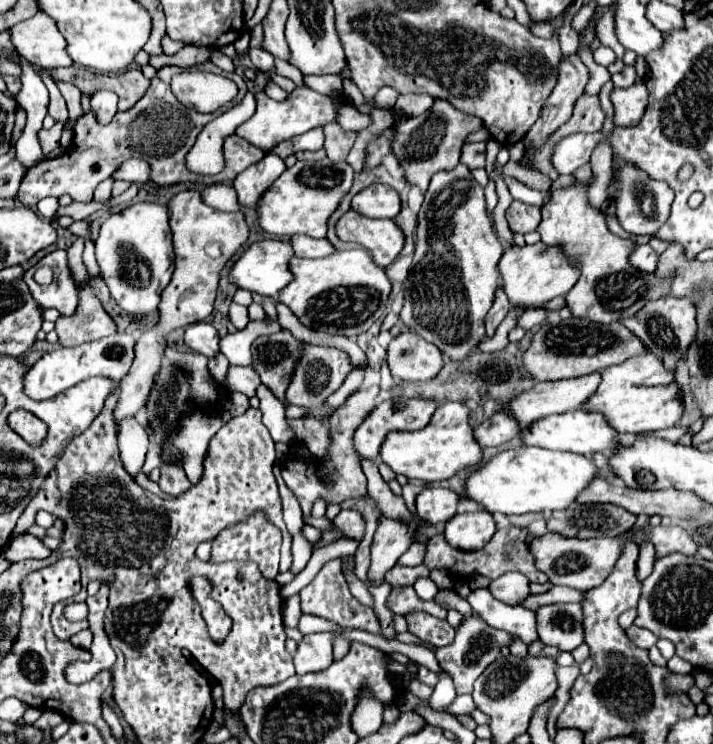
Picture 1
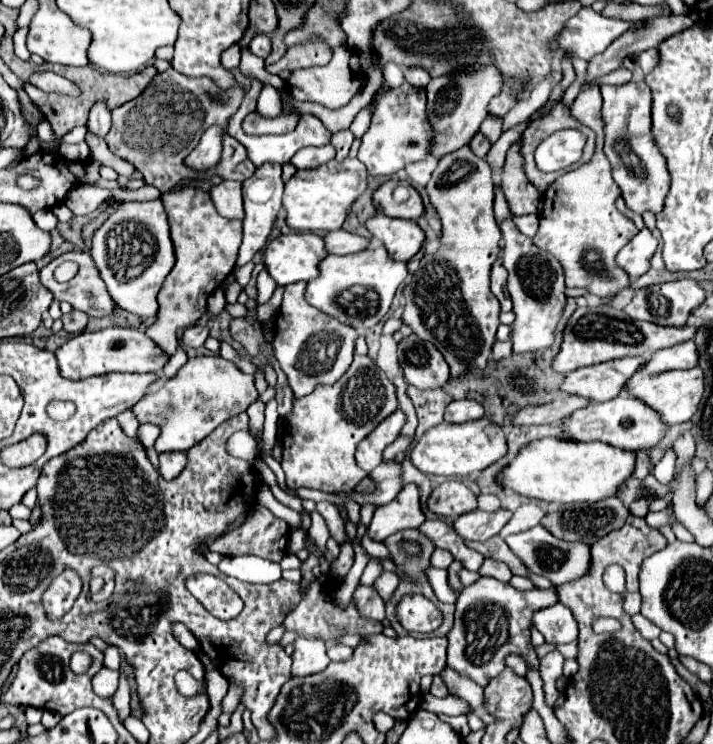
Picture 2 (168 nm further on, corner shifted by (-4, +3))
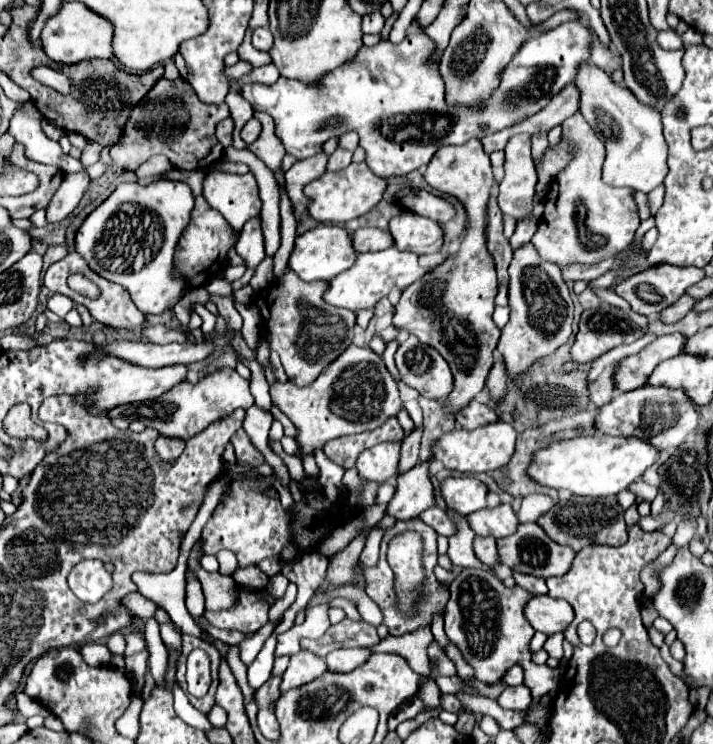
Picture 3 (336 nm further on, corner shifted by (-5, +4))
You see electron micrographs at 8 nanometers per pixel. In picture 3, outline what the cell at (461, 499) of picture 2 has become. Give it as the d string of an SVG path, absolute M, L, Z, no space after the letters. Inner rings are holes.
M447 478L441 486L443 498L449 508L457 510L459 514L467 516L471 512L477 512L487 506L487 486L477 478Z

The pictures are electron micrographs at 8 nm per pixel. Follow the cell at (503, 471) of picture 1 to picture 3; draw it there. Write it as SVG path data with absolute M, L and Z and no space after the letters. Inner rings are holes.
M579 436L573 440L555 442L543 450L539 450L533 458L533 466L529 466L529 476L545 486L557 488L557 490L571 490L577 496L613 496L629 484L633 484L637 478L643 476L643 472L659 462L659 450L641 440L641 438L625 438L625 436Z

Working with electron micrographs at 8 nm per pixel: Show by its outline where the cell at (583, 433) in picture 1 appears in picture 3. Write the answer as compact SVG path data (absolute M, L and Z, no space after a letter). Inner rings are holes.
M645 384L637 390L615 394L613 400L601 408L597 428L607 436L637 436L665 450L679 446L697 428L697 408L683 390Z

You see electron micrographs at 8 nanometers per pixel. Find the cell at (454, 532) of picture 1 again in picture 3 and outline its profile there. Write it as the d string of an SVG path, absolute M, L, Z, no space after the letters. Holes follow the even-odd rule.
M509 504L477 510L467 520L477 536L493 536L493 538L511 536L517 532L519 526L517 514Z

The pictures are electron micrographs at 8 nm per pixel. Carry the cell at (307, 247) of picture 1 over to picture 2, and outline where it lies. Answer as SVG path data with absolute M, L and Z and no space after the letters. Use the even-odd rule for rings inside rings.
M338 229L338 231L330 231L326 233L324 237L324 247L328 253L334 253L334 255L348 255L348 253L356 253L356 251L362 251L368 247L368 239L364 237L358 237L354 233L348 233L344 229Z

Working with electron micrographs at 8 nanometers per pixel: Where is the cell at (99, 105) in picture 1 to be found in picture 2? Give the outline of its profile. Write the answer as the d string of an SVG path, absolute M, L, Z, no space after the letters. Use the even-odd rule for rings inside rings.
M94 103L94 107L90 109L90 117L88 117L88 125L90 125L90 129L98 135L98 137L104 137L106 135L106 131L110 129L110 109L108 109L108 105L106 103Z

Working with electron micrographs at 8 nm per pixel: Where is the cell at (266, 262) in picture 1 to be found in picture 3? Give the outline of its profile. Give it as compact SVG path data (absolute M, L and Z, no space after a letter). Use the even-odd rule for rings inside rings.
M319 224L315 230L309 230L295 240L295 250L289 258L289 268L299 274L303 280L333 280L337 274L345 272L355 264L357 252L351 242L351 232L335 224Z

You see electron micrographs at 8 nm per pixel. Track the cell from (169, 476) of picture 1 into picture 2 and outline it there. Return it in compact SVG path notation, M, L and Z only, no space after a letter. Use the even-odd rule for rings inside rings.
M178 451L178 453L162 453L160 455L160 475L166 481L172 481L182 473L182 467L186 467L186 463L188 463L188 457L182 451Z

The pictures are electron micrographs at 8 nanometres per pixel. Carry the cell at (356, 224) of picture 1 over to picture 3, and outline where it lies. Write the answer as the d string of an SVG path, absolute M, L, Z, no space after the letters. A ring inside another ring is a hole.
M403 212L395 216L389 224L389 232L395 238L399 250L409 250L415 254L439 252L443 246L443 228L439 222L417 216L413 212Z

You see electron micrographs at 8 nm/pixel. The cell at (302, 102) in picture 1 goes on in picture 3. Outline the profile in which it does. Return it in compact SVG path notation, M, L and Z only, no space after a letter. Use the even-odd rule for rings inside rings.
M251 118L251 120L243 126L243 130L241 130L241 138L243 138L243 142L247 142L247 144L255 142L255 140L259 138L259 134L261 134L261 122L259 122L257 118Z

